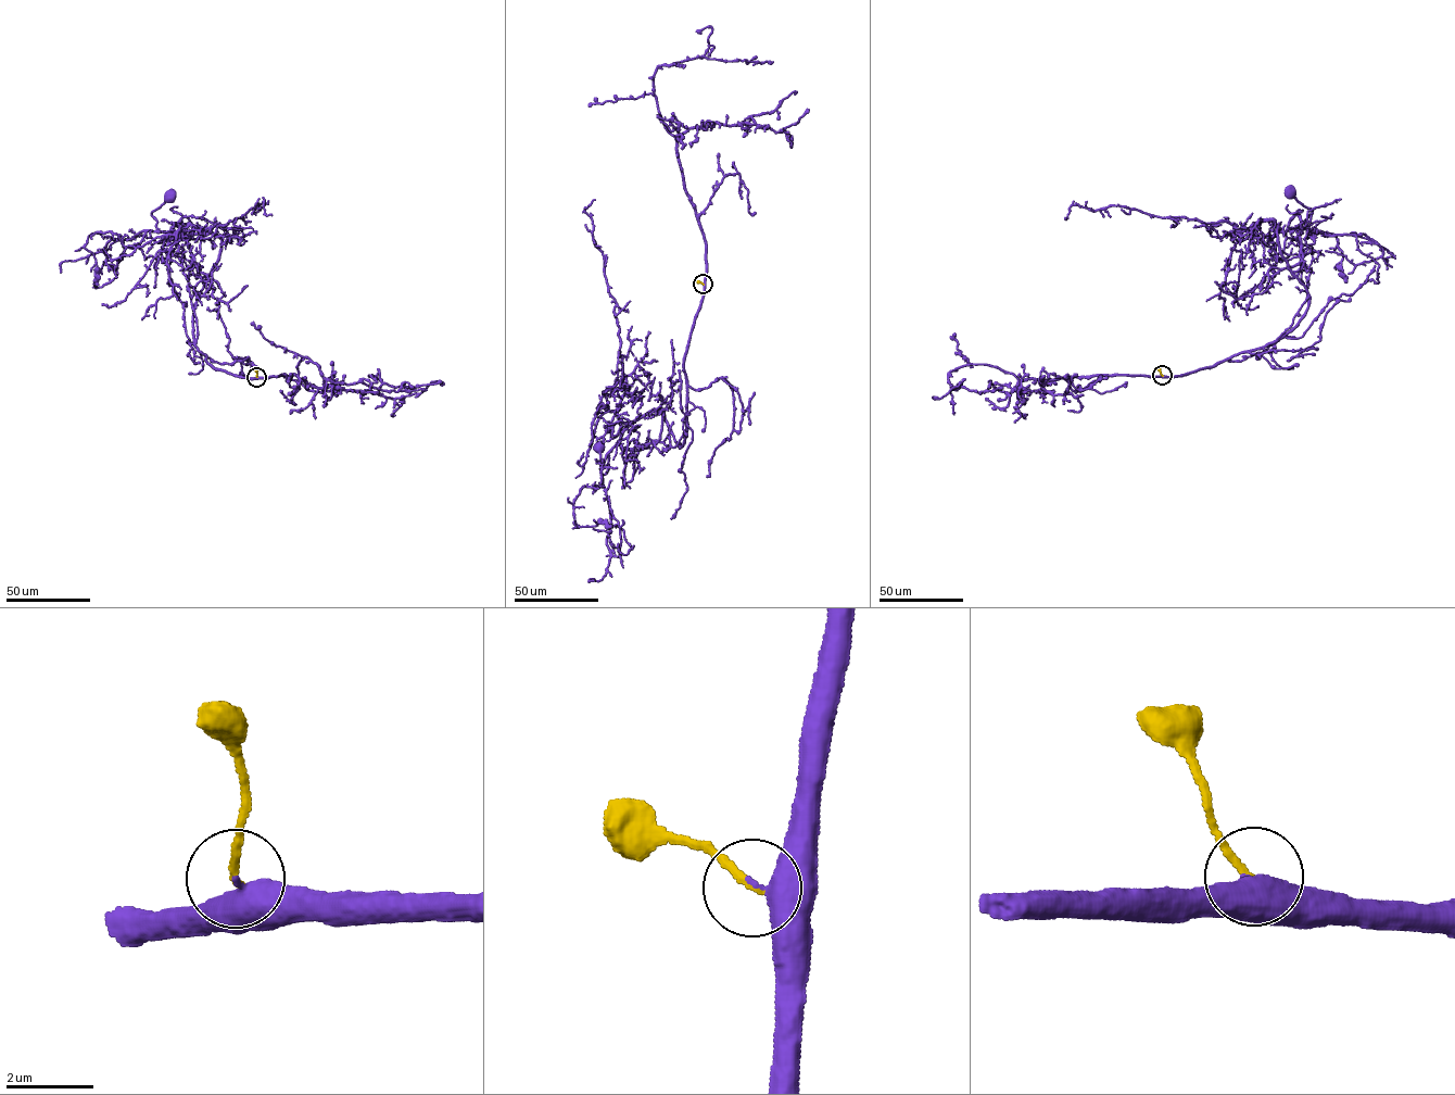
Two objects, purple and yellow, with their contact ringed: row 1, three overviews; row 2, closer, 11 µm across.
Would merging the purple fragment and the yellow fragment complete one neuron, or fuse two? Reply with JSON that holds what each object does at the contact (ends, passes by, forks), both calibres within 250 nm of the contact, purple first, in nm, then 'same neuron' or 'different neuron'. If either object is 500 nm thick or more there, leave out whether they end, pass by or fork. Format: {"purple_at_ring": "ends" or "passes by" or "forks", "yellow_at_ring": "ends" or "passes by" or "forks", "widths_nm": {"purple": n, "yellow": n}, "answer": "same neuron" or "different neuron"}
{"widths_nm": {"purple": 500, "yellow": 160}, "answer": "same neuron"}

